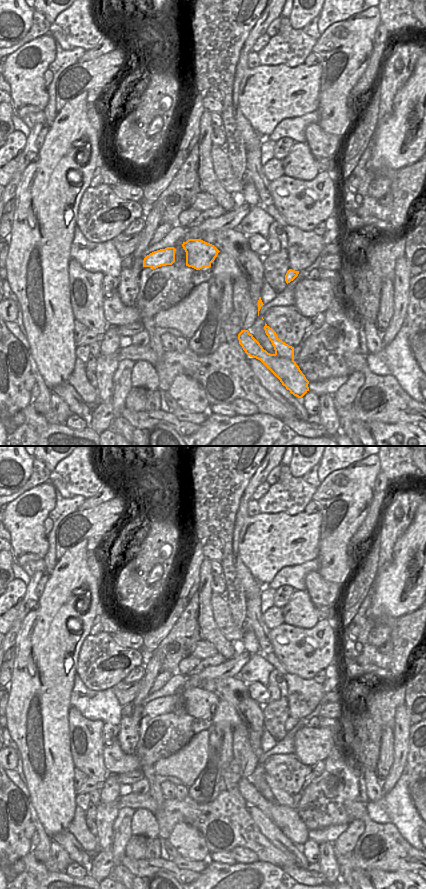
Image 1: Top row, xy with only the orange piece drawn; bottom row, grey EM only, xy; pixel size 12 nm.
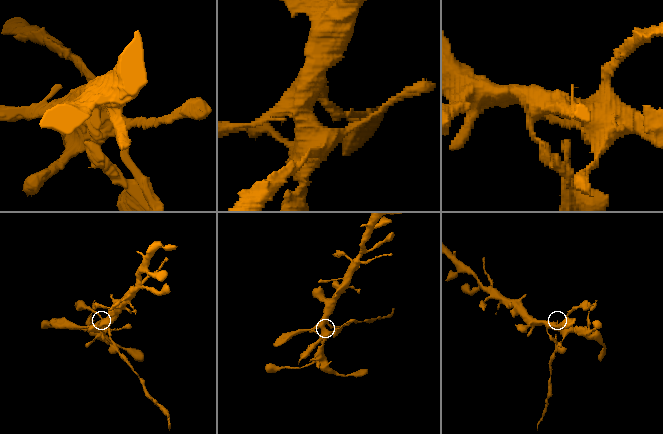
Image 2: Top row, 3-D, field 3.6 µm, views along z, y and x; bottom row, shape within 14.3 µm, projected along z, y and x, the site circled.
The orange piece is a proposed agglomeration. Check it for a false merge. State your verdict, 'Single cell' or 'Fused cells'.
Fused cells.

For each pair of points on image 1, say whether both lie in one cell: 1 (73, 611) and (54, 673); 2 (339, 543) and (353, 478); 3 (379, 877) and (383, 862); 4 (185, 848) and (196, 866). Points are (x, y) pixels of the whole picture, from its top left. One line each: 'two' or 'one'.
1: one
2: one
3: two
4: two

